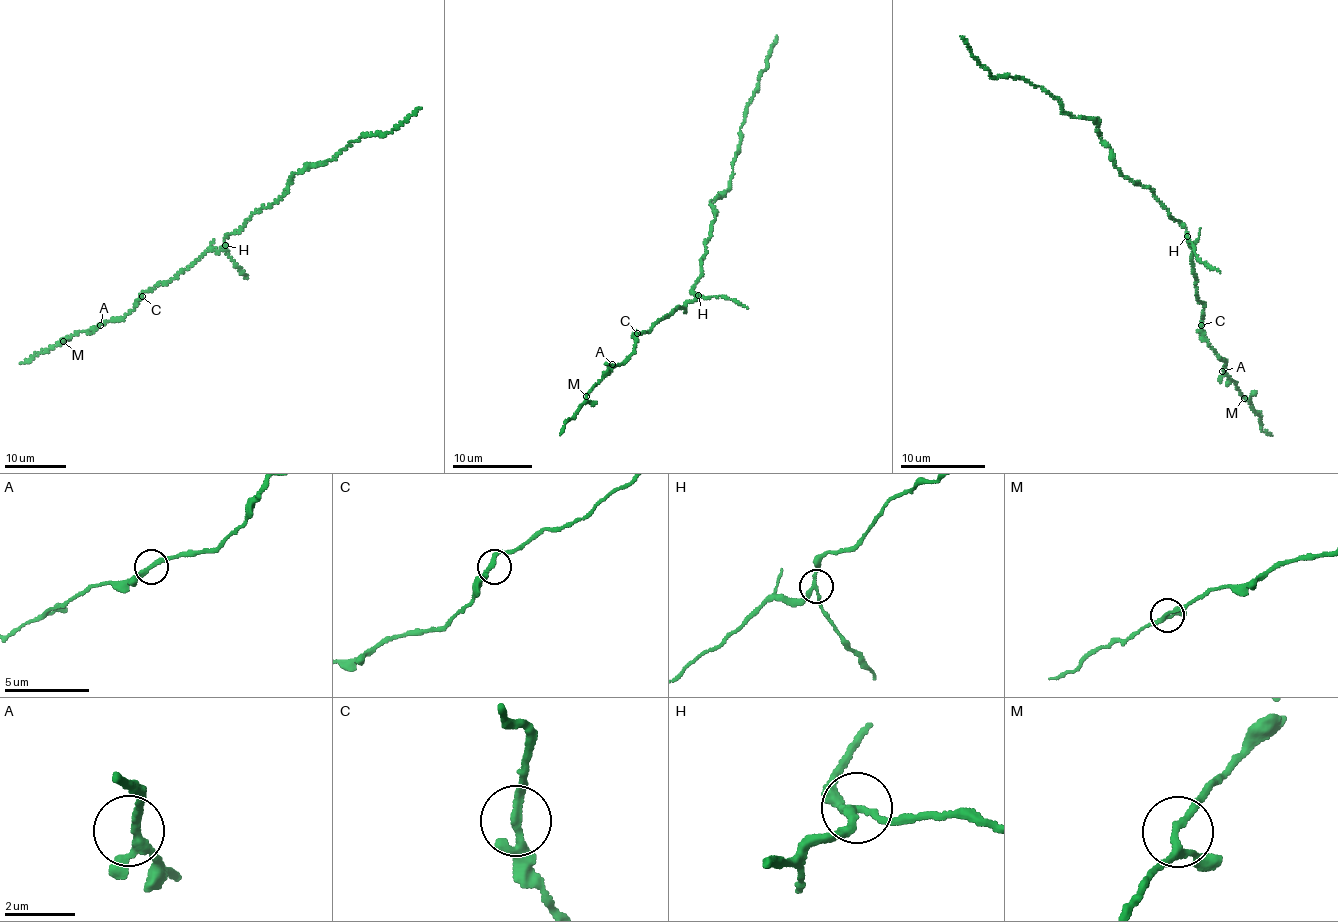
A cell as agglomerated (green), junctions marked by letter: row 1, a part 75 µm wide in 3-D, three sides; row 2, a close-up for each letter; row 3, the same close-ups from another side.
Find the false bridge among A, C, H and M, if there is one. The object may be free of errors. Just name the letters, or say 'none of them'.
H

